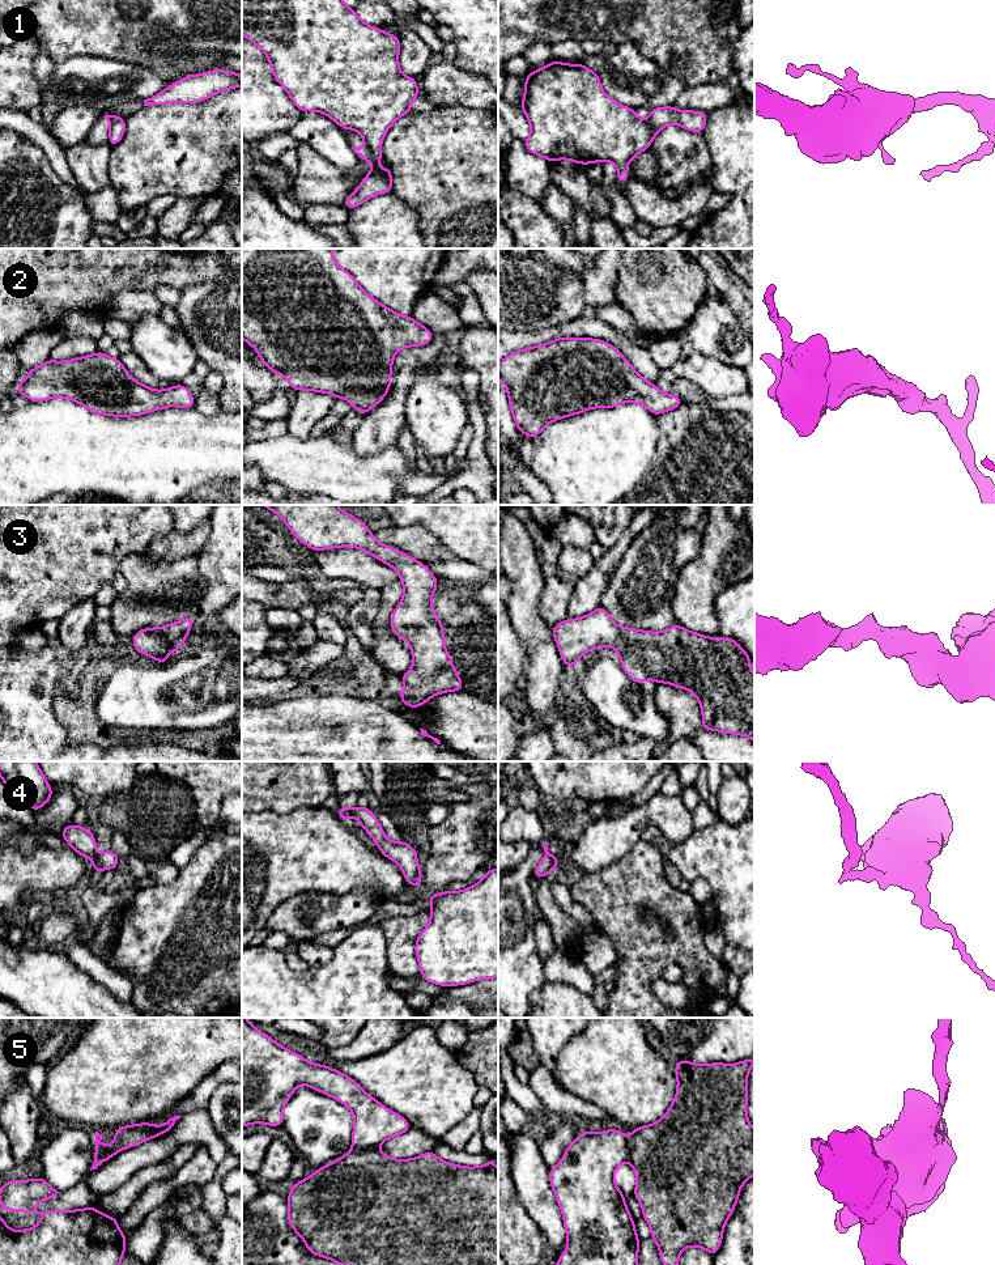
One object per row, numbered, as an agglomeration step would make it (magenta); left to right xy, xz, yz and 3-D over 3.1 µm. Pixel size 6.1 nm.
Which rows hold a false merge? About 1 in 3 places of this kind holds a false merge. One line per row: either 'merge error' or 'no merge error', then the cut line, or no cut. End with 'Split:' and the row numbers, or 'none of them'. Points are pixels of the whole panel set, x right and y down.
1: merge error; cut in xz along (366, 143), (377, 161)
2: no merge error; no cut
3: no merge error; no cut
4: merge error; cut in xz along (352, 809), (349, 815)
5: merge error; cut in xz along (374, 1146), (352, 1149)
Split: 1, 4, 5

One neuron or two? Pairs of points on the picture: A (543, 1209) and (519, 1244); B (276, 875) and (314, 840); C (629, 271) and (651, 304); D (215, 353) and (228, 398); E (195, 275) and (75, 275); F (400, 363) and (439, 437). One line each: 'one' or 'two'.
A: two
B: one
C: one
D: one
E: one
F: two

